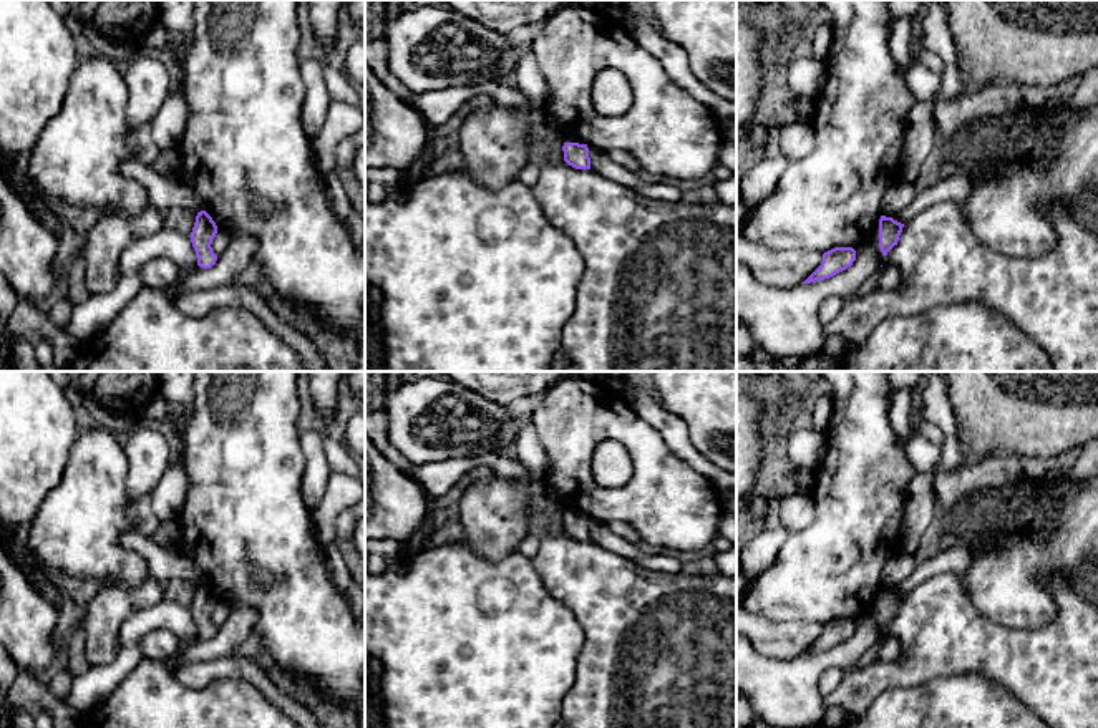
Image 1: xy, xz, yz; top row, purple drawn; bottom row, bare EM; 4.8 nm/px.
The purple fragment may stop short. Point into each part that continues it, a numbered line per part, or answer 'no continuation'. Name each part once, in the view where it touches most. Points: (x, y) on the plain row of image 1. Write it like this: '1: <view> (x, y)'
no continuation

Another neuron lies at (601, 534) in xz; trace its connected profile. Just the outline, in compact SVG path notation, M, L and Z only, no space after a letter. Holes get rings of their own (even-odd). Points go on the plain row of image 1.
M587 517L589 519L589 529L590 529L590 541L594 544L599 544L622 557L629 557L629 559L639 559L647 556L640 546L629 542L627 539L614 534L607 522L602 522L595 517Z

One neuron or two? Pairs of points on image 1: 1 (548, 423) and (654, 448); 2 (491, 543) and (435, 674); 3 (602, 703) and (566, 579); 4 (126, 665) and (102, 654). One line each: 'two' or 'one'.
1: one
2: two
3: one
4: two

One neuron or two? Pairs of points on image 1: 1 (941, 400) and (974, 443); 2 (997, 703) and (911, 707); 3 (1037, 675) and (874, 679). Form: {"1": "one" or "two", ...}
{"1": "two", "2": "one", "3": "one"}

